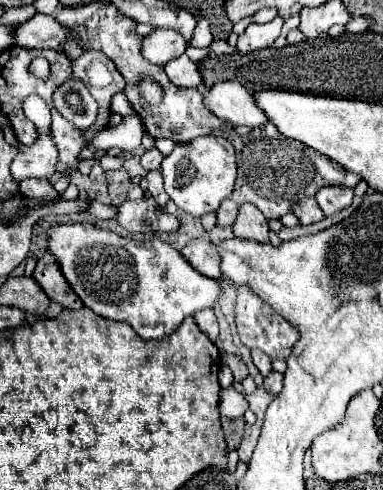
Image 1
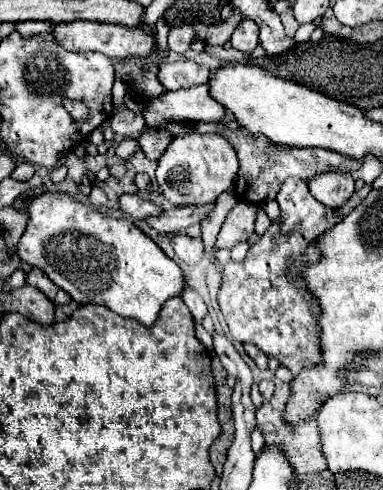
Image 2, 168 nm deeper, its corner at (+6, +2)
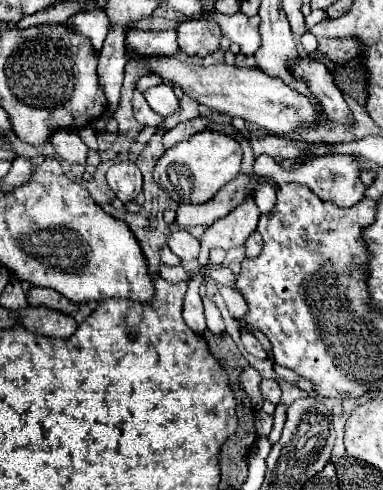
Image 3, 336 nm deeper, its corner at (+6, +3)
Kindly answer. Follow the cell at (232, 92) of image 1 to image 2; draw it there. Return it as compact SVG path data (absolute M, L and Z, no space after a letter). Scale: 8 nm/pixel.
M208 85L164 91L160 97L148 101L142 111L152 129L174 121L220 121L224 113L226 109L210 97Z

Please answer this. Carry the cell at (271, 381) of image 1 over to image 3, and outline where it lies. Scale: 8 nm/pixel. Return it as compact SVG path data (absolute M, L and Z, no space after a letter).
M264 378L262 384L260 384L260 390L262 390L262 398L264 398L264 400L270 400L272 404L278 404L278 402L280 402L282 390L280 390L280 386L278 386L276 380Z

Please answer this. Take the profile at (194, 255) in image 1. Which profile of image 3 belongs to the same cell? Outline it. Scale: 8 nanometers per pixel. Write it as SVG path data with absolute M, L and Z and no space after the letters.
M174 230L168 236L168 246L182 262L194 262L200 254L200 242L188 230Z

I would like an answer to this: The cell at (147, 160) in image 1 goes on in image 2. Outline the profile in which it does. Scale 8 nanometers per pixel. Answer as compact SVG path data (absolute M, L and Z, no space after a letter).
M166 129L146 131L146 133L140 135L140 149L146 153L148 159L158 161L158 159L164 155L164 151L166 151L166 147L168 147L168 143L170 143L172 139L174 139L172 133L166 131Z

